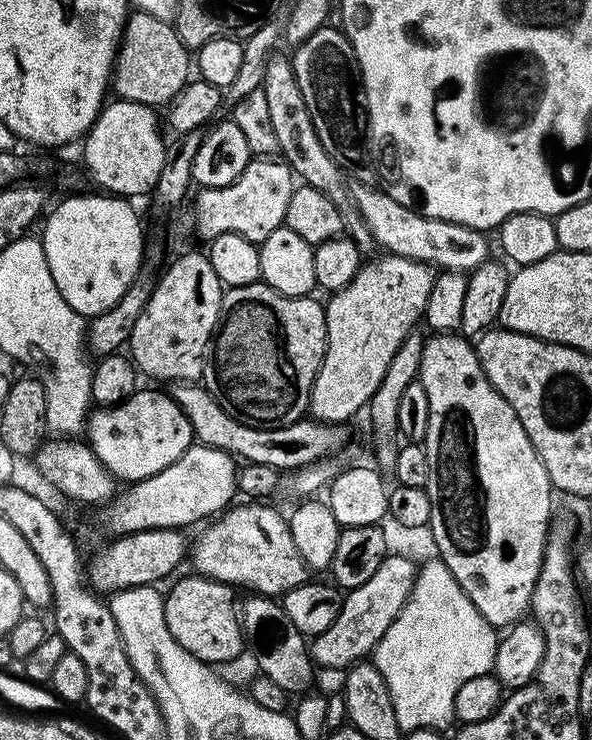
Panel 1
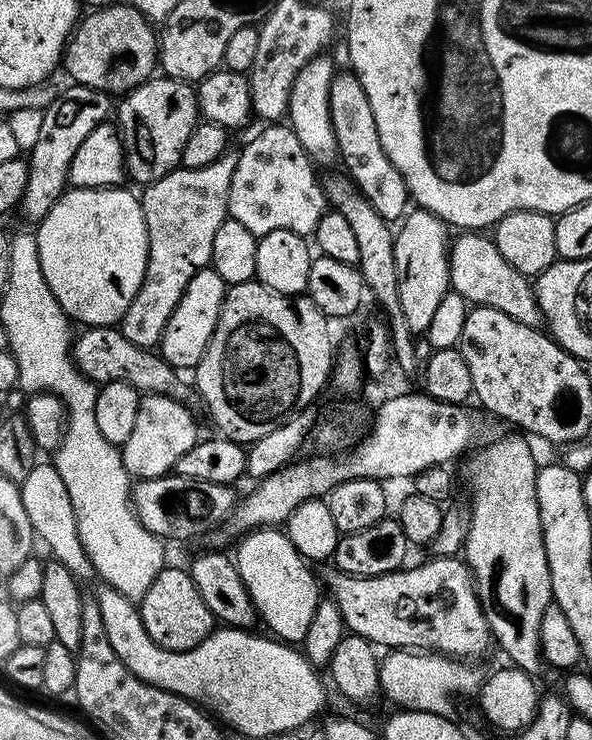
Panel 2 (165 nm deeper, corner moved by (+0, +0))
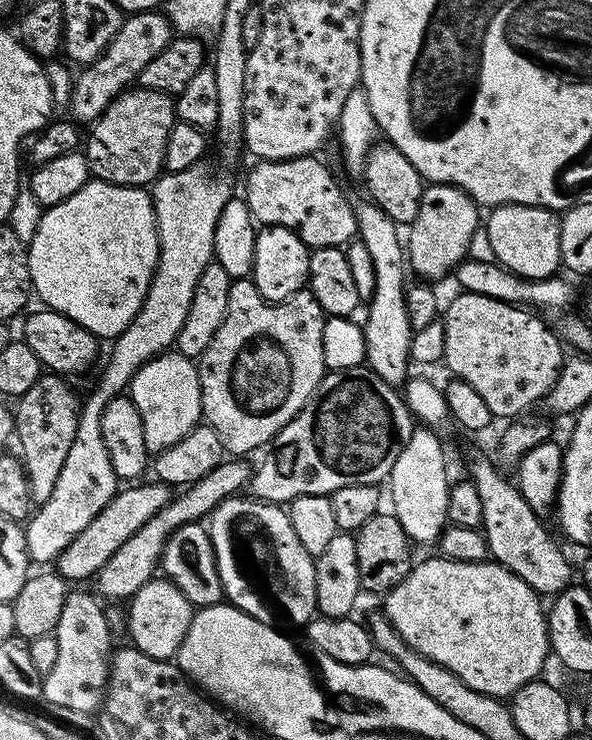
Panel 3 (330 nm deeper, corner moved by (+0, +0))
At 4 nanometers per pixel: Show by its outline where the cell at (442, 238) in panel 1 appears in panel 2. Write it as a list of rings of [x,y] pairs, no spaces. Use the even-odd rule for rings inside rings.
[[[464,230],[460,236],[451,241],[448,254],[450,278],[452,279],[451,291],[462,294],[469,305],[482,308],[502,310],[502,314],[510,314],[518,322],[531,328],[540,328],[544,324],[544,315],[536,301],[536,290],[533,281],[523,276],[502,254],[498,254],[495,239],[486,237],[476,230]]]

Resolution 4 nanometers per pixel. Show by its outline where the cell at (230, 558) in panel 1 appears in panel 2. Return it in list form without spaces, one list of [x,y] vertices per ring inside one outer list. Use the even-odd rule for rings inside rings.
[[[451,556],[428,558],[425,564],[420,564],[417,568],[408,566],[398,572],[382,574],[381,576],[371,576],[370,578],[351,576],[345,572],[339,572],[335,566],[328,566],[328,569],[324,572],[324,576],[322,572],[322,584],[330,599],[334,602],[338,602],[338,610],[342,610],[345,629],[347,629],[351,635],[366,638],[372,645],[379,646],[381,649],[384,647],[384,650],[419,650],[424,654],[443,654],[453,658],[469,658],[468,656],[482,655],[483,652],[487,650],[488,644],[490,648],[490,645],[493,643],[492,634],[488,631],[488,622],[484,617],[484,605],[480,603],[480,596],[476,592],[476,581],[472,578],[471,568],[464,563],[463,559],[453,558]]]

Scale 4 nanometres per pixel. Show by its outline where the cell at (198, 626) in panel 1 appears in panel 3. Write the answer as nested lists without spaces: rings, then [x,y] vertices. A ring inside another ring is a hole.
[[[153,578],[146,582],[146,586],[142,586],[142,590],[138,590],[138,594],[132,596],[127,605],[126,632],[132,635],[131,643],[138,650],[142,650],[142,654],[150,654],[150,658],[155,660],[172,660],[190,630],[193,613],[193,604],[186,598],[186,594],[182,594],[182,590],[178,590],[178,586],[174,586],[167,578]]]

